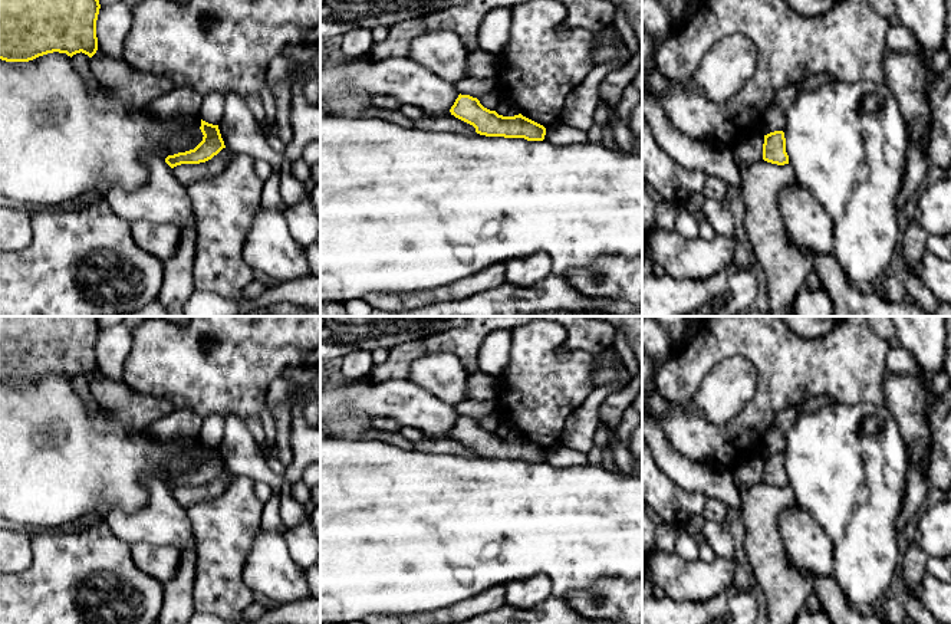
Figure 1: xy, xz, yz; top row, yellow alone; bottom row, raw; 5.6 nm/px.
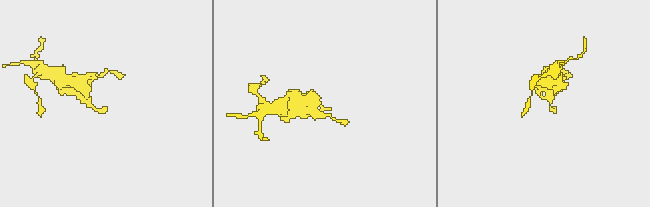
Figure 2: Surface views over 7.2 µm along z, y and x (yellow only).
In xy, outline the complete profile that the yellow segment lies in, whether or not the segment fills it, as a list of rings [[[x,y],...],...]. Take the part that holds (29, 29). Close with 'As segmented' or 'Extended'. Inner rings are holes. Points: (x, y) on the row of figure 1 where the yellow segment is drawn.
[[[0,0],[0,59],[29,62],[53,52],[66,53],[70,58],[82,52],[92,58],[98,50],[99,9],[99,0]]]. As segmented

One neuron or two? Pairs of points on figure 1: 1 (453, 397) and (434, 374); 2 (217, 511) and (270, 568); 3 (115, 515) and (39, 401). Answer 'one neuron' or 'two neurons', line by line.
1: one neuron
2: two neurons
3: two neurons

